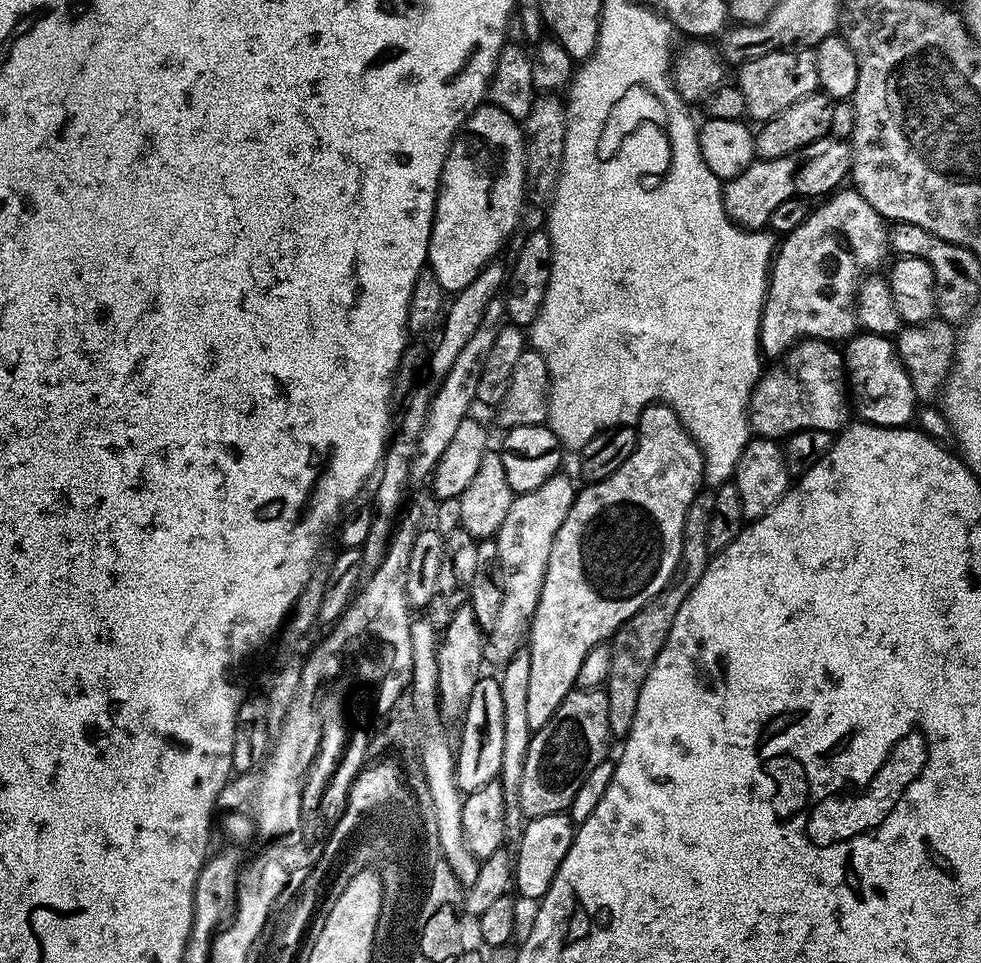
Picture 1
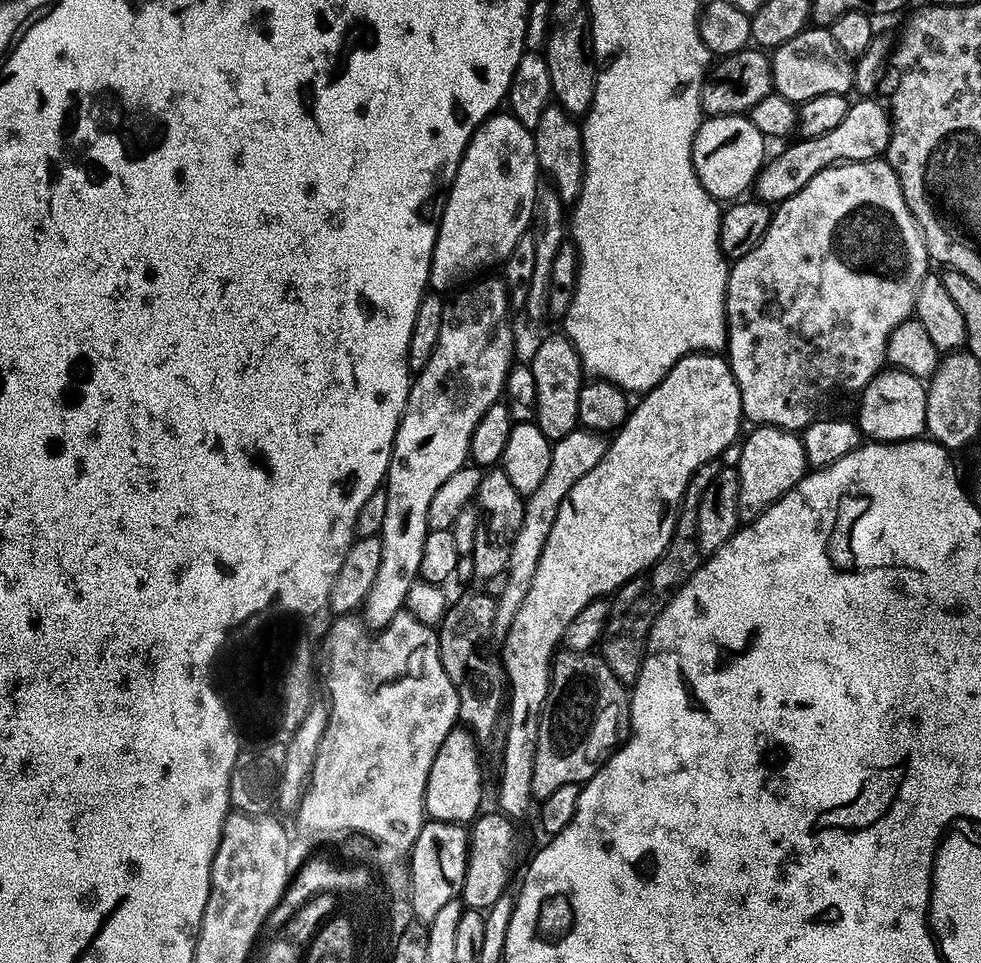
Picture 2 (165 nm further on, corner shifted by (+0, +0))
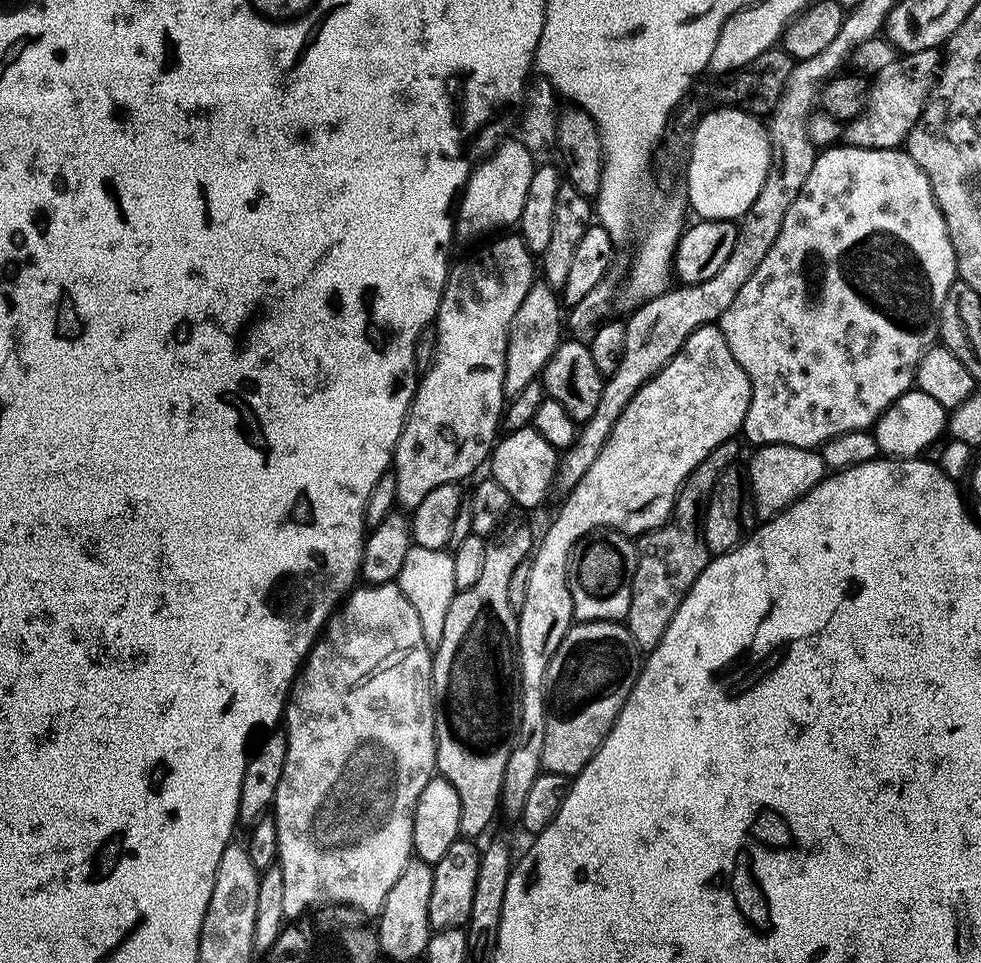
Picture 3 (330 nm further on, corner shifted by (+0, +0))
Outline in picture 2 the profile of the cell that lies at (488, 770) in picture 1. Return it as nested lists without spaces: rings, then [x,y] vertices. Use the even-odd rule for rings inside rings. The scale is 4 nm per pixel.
[[[457,726],[442,742],[438,758],[434,758],[434,770],[430,770],[430,782],[426,788],[427,815],[438,824],[468,826],[481,815],[484,804],[484,768],[480,765],[480,748],[475,736],[463,726]]]

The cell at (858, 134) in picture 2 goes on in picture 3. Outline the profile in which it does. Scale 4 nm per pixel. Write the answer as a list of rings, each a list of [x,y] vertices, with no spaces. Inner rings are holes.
[[[939,51],[914,53],[909,55],[906,64],[912,67],[912,72],[897,71],[889,75],[883,81],[884,84],[875,89],[872,97],[872,105],[868,108],[868,113],[862,118],[851,121],[844,131],[843,143],[849,148],[865,148],[866,150],[900,150],[905,147],[918,122],[922,119],[925,112],[929,111],[930,101],[938,87],[938,81],[942,76],[942,56]]]

